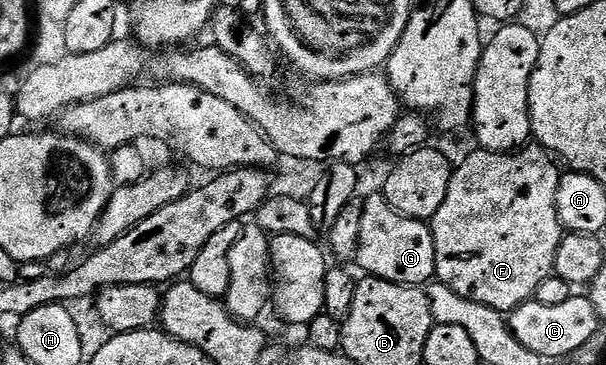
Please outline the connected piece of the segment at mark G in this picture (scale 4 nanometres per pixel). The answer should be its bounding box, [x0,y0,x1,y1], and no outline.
[353,192,435,287]

